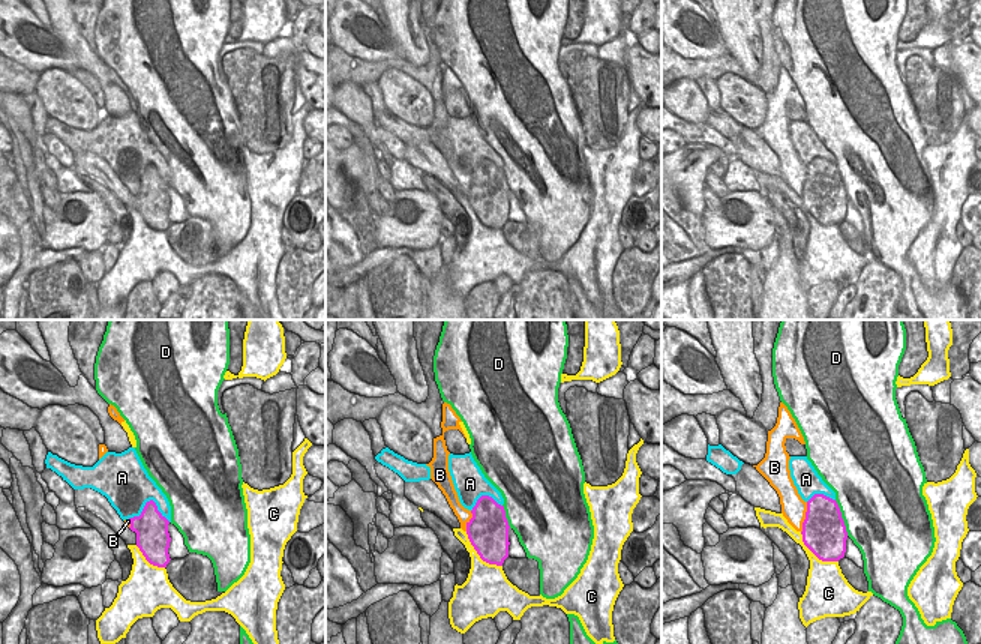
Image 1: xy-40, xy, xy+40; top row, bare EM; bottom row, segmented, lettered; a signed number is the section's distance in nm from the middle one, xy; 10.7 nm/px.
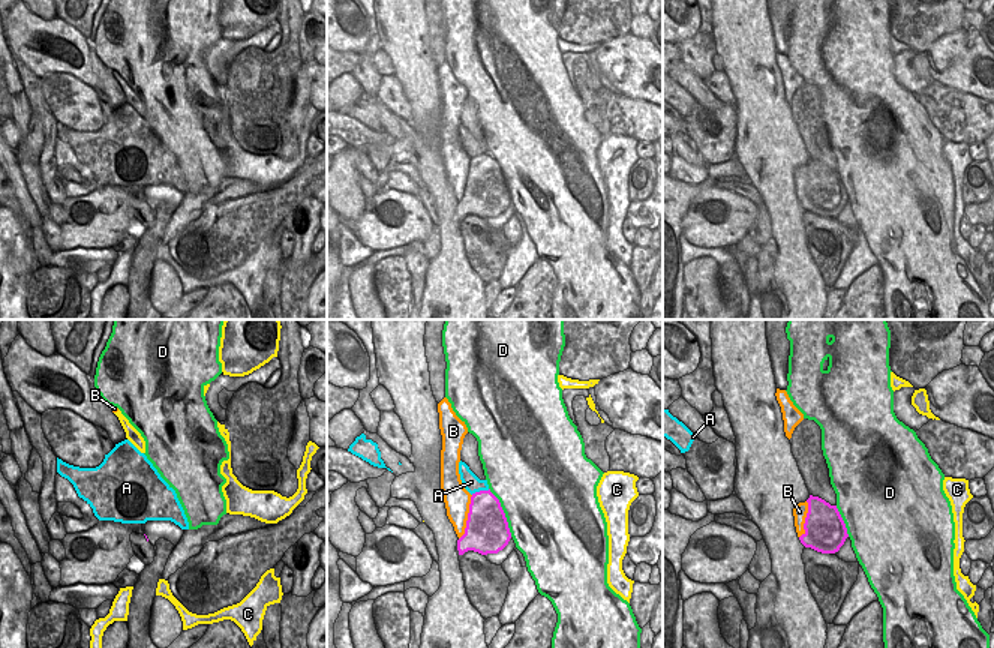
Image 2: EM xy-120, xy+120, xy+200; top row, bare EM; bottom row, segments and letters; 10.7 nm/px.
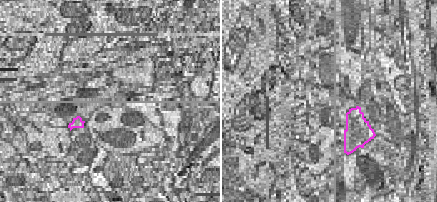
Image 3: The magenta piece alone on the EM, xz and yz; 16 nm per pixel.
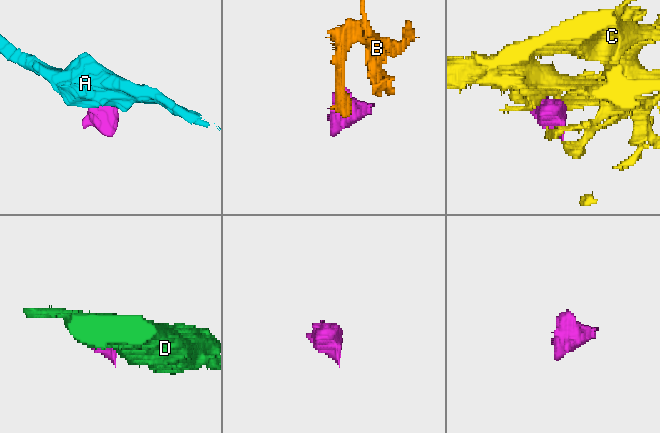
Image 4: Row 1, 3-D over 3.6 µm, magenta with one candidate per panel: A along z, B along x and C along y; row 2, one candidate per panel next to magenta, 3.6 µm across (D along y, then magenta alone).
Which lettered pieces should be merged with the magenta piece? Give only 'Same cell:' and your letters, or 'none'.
Same cell: none

